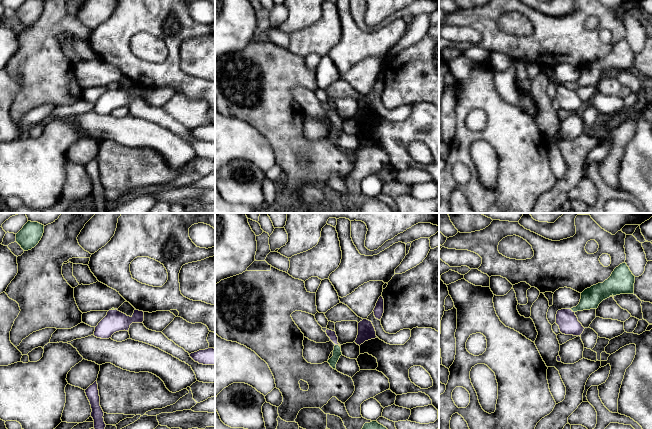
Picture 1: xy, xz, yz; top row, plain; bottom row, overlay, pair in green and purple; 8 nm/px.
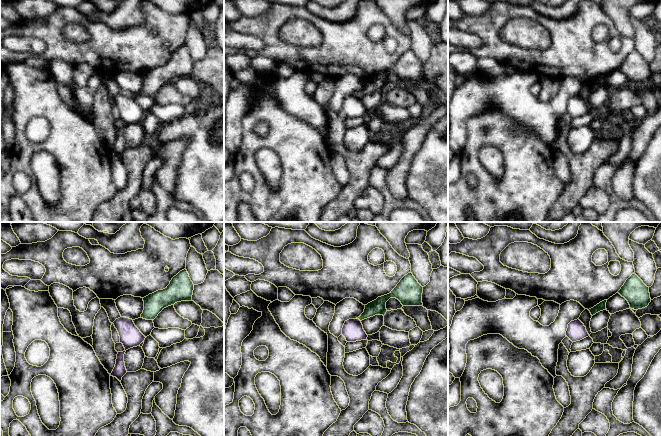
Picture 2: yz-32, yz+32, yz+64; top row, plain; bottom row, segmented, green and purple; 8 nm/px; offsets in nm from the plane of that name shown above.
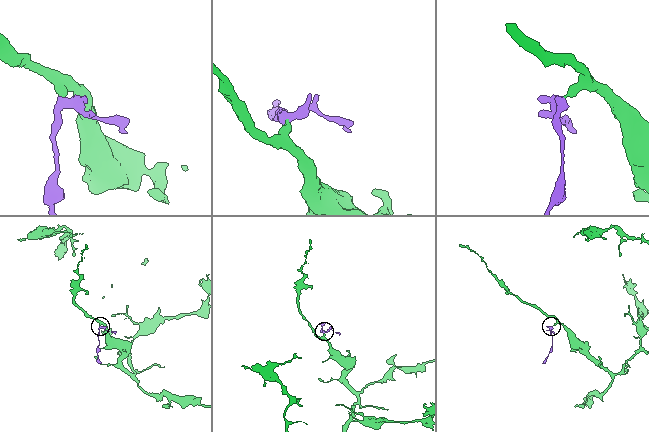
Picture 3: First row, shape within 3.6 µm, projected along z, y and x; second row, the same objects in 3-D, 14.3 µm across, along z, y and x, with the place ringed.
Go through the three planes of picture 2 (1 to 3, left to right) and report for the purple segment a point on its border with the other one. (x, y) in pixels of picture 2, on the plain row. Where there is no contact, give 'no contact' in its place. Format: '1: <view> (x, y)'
1: no contact
2: yz+32 (359, 95)
3: no contact

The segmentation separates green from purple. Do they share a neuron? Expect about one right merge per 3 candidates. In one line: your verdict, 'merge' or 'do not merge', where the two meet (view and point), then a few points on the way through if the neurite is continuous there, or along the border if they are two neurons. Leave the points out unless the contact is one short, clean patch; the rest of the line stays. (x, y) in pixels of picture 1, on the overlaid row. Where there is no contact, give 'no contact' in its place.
do not merge; contact xz (337, 345); border xz (335, 344), (339, 346)

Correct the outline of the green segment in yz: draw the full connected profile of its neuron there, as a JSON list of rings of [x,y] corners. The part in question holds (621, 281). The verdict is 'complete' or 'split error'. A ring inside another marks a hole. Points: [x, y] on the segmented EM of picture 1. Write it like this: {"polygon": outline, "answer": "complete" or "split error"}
{"polygon": [[[626,263],[620,264],[614,269],[611,276],[603,283],[598,283],[585,289],[581,293],[581,299],[573,312],[597,309],[599,304],[609,298],[620,294],[634,294],[635,276]]], "answer": "complete"}

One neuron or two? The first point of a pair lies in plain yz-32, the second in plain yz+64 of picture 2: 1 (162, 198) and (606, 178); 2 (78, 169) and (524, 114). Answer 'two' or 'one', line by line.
1: one
2: two

